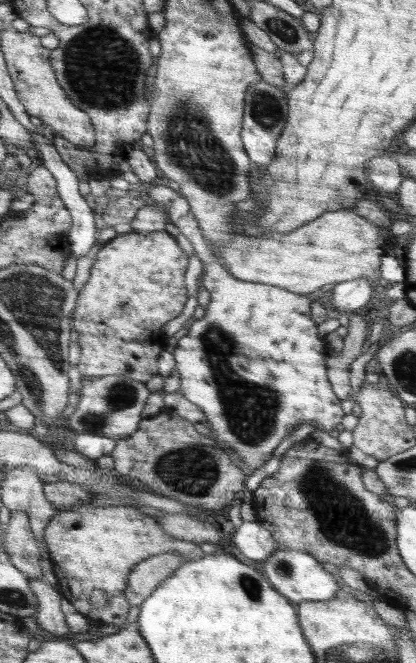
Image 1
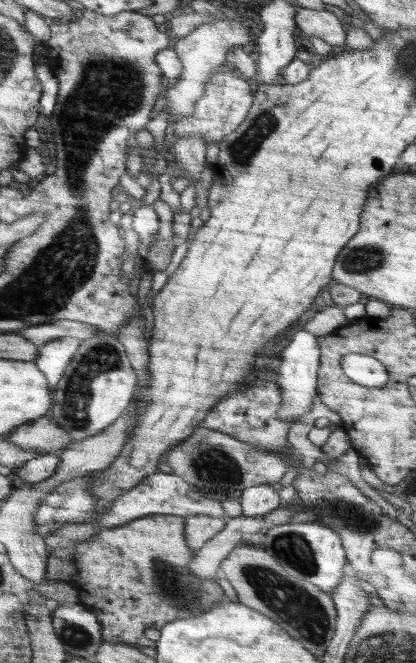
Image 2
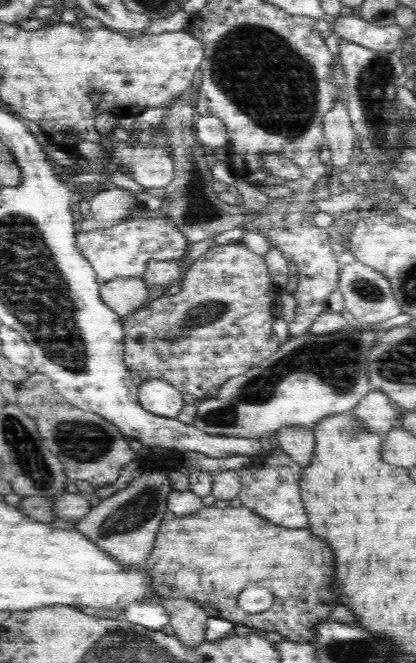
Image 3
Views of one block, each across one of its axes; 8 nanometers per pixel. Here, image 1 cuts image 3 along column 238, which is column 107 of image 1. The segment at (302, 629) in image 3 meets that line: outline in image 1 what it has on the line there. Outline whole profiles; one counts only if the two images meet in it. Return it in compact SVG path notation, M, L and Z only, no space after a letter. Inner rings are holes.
M80 505L78 508L63 511L55 515L48 522L45 530L45 543L47 544L52 572L57 578L57 588L63 598L66 598L74 608L92 621L105 625L122 625L126 623L131 604L125 597L127 580L140 562L160 554L178 554L185 562L204 557L200 546L193 542L174 538L160 528L155 517L142 514L136 508L126 506L110 506L109 508L95 508L91 505ZM93 590L104 591L108 594L109 603L103 608L97 608L89 603L89 592Z

